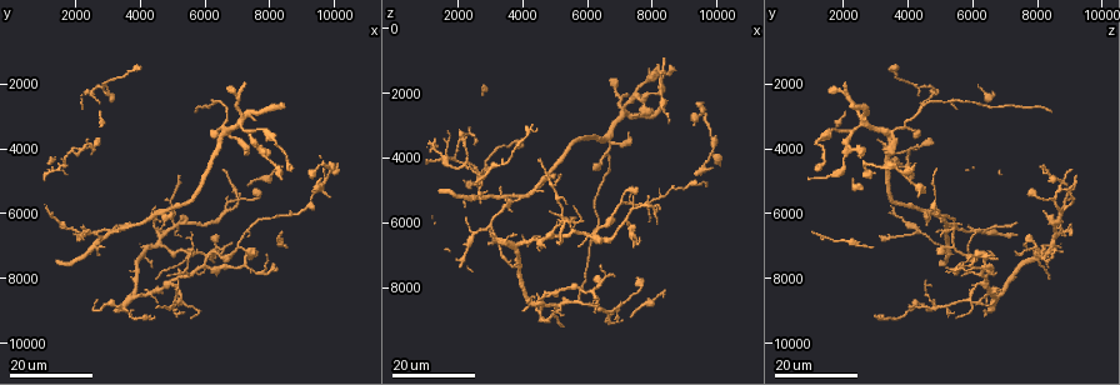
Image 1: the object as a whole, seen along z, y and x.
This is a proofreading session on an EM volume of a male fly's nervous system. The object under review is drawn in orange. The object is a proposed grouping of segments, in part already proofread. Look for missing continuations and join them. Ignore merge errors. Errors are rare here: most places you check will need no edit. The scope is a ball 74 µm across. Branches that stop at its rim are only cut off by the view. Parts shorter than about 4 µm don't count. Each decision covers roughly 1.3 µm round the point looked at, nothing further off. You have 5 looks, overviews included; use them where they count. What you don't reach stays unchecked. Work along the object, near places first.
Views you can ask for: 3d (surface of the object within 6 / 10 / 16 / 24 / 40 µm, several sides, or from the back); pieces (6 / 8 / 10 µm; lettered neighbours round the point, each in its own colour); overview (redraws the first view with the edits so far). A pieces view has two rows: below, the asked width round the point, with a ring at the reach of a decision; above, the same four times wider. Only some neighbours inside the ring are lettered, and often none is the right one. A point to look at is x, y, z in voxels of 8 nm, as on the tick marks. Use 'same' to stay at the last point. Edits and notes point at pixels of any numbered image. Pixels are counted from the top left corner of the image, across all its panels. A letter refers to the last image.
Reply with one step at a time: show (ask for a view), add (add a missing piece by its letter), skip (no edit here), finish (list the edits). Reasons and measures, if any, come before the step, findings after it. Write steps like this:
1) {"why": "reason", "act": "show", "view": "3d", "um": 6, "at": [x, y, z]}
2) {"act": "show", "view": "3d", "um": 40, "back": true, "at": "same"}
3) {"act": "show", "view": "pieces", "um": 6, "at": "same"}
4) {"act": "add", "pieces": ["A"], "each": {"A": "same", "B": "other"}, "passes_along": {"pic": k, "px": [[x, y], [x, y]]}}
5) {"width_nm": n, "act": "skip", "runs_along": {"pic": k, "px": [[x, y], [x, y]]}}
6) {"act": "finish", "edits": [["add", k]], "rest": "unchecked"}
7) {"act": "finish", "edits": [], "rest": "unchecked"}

{"why": "free end", "act": "show", "view": "3d", "um": 24, "at": [5000, 8700, 6500]}

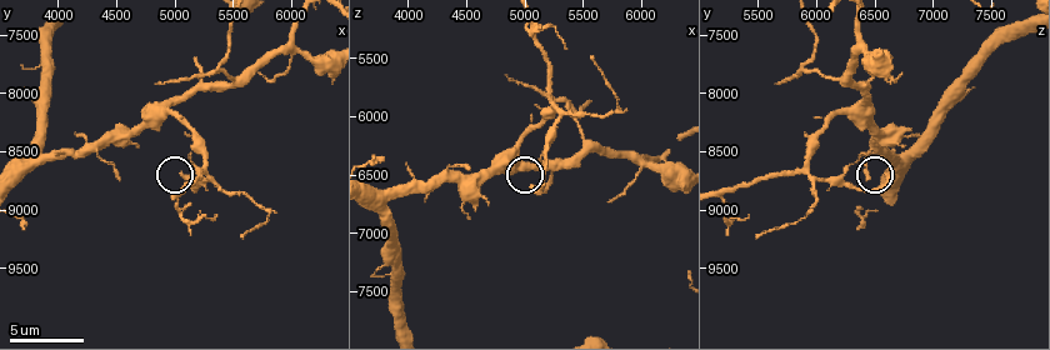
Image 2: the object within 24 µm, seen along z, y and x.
{"why": "what lies round it", "act": "show", "view": "pieces", "um": 8, "at": [5060, 8720, 6600]}

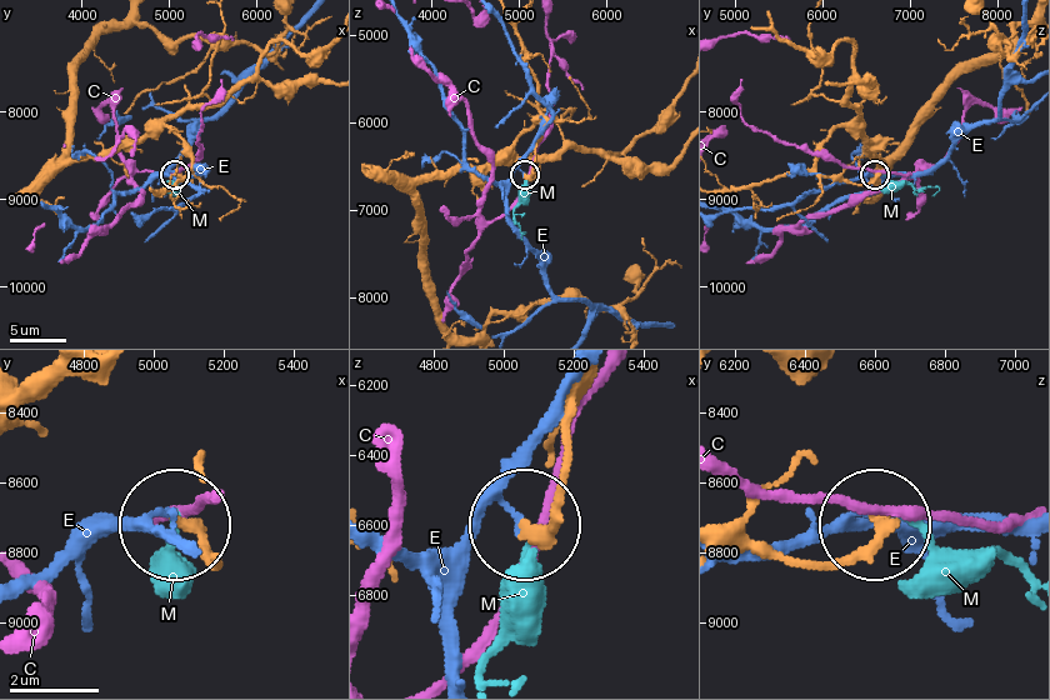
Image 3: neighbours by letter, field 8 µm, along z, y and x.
{"act": "skip", "each": {"C": "other", "E": "other", "M": "other"}, "runs_along": {"pic": 3, "px": [[595, 371], [565, 439], [558, 506], [535, 529]]}, "found": "none of them fits"}

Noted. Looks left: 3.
{"why": "branch stops here", "act": "show", "view": "3d", "um": 24, "at": [4400, 5900, 8100]}

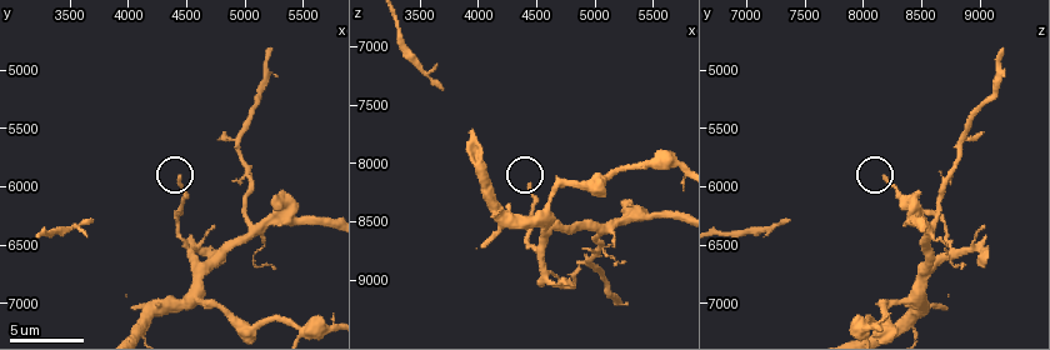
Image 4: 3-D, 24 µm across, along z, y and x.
{"act": "show", "view": "pieces", "um": 10, "at": [4420, 5940, 8200]}

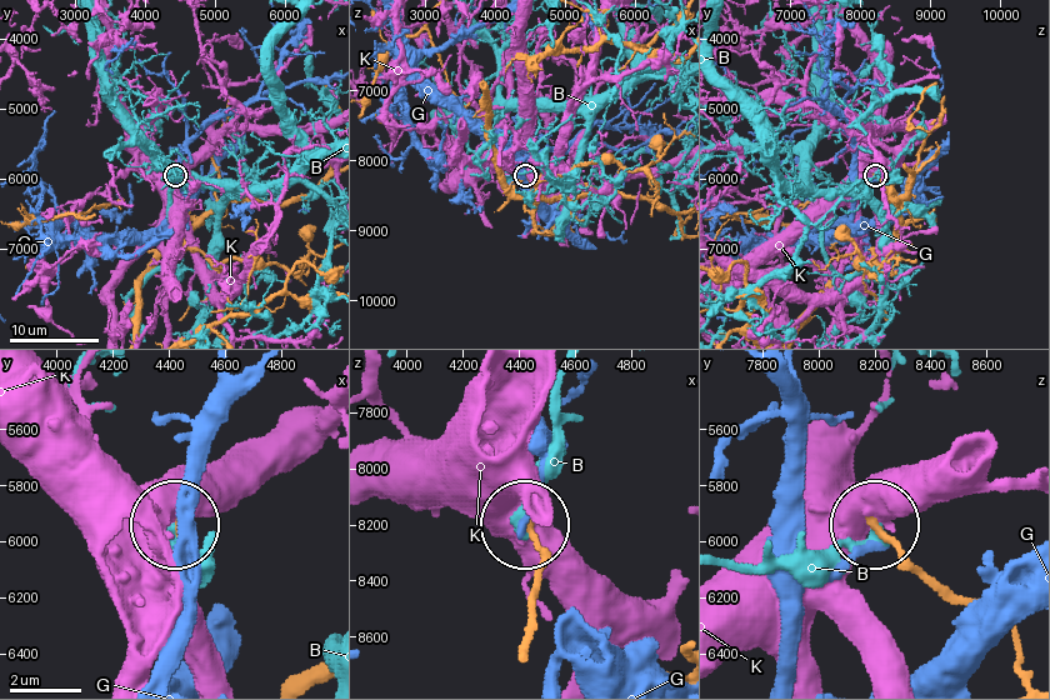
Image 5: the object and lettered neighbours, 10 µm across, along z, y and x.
{"act": "skip", "each": {"B": "other", "G": "other", "K": "other"}, "runs_along": {"pic": 5, "px": [[530, 644], [539, 573], [533, 531]]}, "found": "none of them fits"}

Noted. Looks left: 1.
{"act": "finish", "edits": [], "rest": "unchecked"}

